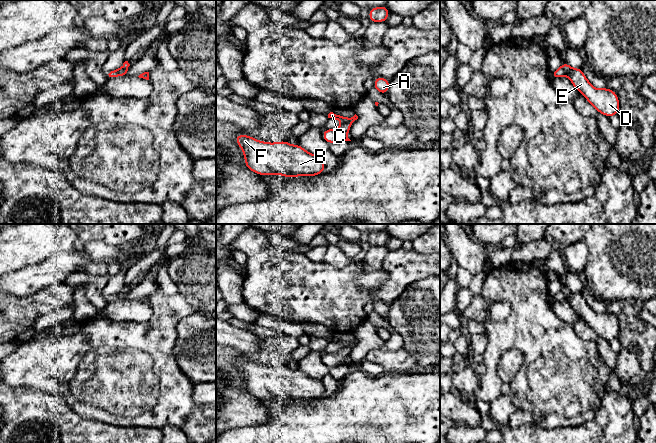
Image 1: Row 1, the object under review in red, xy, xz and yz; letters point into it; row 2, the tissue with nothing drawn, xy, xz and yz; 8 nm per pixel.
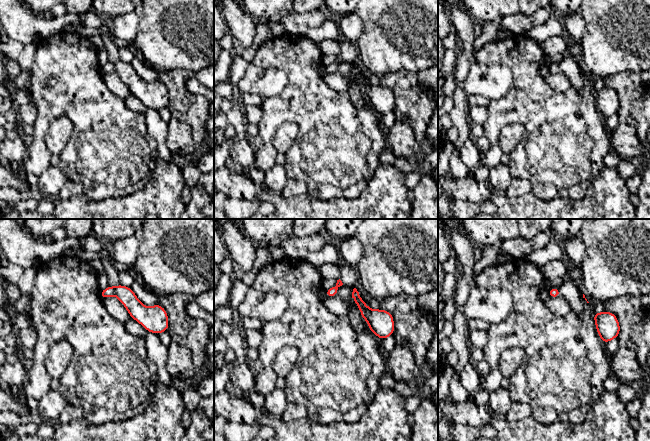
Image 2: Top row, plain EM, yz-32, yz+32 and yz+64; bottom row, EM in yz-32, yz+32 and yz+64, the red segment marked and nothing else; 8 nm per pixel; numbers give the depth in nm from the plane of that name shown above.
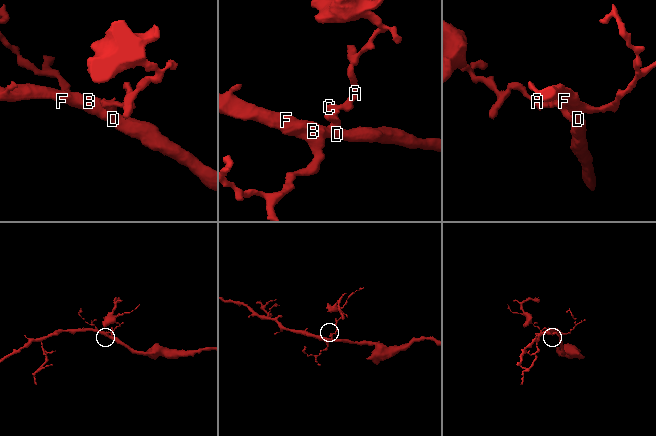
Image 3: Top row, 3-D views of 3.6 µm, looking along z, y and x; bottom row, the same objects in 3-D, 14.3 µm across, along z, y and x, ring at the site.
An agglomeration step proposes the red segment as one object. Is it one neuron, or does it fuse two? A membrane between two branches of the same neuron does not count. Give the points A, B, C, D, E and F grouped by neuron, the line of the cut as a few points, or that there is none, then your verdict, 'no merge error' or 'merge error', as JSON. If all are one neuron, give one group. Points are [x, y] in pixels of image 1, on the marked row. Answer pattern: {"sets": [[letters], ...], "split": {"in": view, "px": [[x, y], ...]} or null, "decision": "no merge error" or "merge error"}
{"sets": [["A", "C"], ["B", "D", "E", "F"]], "split": {"in": "yz", "px": [[561, 66], [566, 74]]}, "decision": "merge error"}

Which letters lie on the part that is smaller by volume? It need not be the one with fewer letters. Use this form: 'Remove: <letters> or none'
Remove: A, C

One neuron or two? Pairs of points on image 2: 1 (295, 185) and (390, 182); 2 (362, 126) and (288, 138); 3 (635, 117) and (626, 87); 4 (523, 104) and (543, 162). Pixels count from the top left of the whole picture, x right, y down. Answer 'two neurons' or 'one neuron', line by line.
1: two neurons
2: two neurons
3: one neuron
4: one neuron

